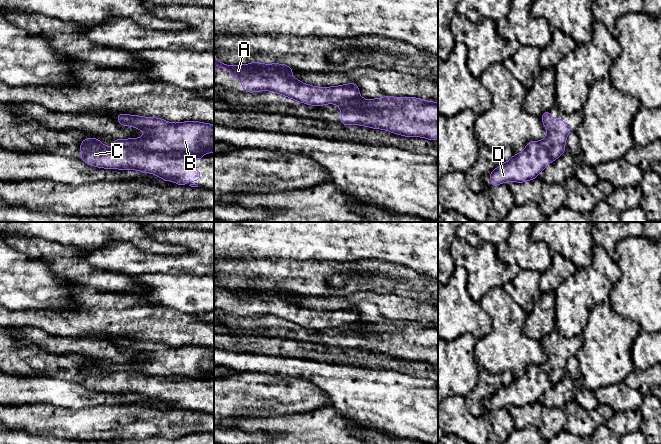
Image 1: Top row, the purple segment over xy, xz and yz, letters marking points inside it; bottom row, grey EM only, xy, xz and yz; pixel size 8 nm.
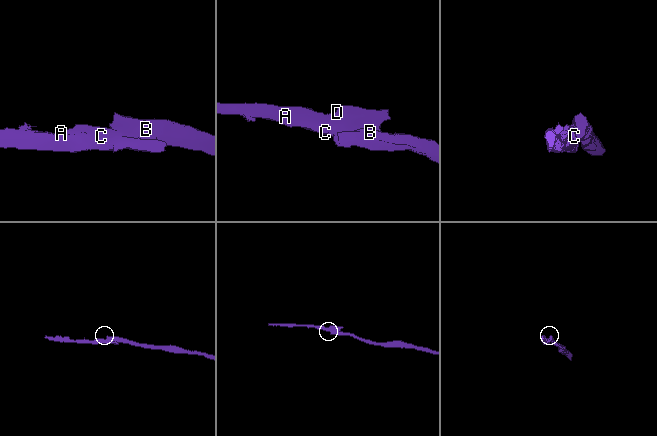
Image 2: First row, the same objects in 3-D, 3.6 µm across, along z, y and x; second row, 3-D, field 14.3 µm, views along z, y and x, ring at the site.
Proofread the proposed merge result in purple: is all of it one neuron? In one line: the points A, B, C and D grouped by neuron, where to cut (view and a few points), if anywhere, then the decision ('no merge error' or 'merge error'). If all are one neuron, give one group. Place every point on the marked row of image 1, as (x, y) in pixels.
A C D / B; cut in xy along (113, 147), (136, 147), (145, 151), (160, 153), (201, 154); merge error

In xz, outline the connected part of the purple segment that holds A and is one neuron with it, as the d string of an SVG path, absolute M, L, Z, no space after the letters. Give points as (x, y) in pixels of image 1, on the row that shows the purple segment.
M214 54L214 71L221 67L227 69L232 77L238 78L248 93L272 91L312 106L357 105L366 101L360 96L359 87L355 83L333 87L303 84L291 76L294 69L286 64L252 62L245 65L227 65L217 61Z

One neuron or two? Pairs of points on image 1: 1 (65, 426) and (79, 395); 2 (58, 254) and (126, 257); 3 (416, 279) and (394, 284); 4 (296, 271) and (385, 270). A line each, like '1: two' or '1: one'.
1: two
2: two
3: one
4: one

